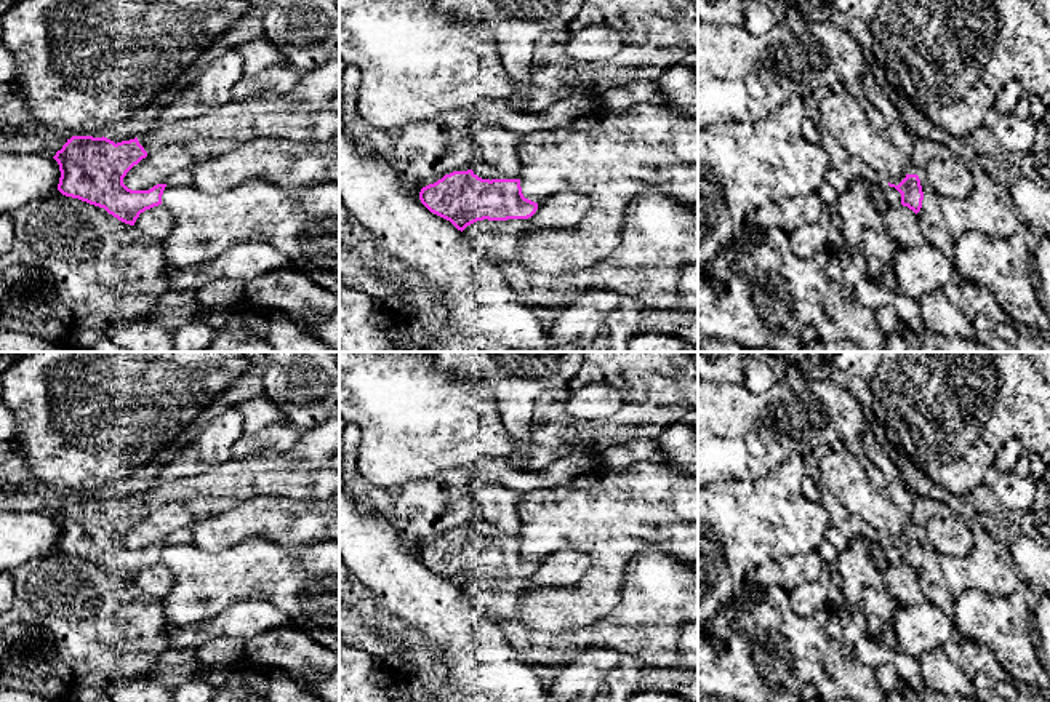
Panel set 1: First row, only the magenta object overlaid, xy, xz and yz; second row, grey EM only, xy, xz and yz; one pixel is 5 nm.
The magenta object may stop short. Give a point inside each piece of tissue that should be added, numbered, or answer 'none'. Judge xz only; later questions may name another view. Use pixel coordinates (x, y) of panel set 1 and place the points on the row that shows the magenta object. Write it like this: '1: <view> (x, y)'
none

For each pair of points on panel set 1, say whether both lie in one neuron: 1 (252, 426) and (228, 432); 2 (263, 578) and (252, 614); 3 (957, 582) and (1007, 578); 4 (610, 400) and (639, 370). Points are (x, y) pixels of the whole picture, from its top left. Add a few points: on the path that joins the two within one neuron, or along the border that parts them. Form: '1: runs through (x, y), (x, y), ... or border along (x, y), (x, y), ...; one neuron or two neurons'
1: border along (242, 419), (244, 426); two neurons
2: border along (221, 610), (239, 602), (268, 600), (288, 619); two neurons
3: runs through (970, 578), (994, 578); one neuron
4: border along (581, 386), (610, 384), (625, 402); two neurons

